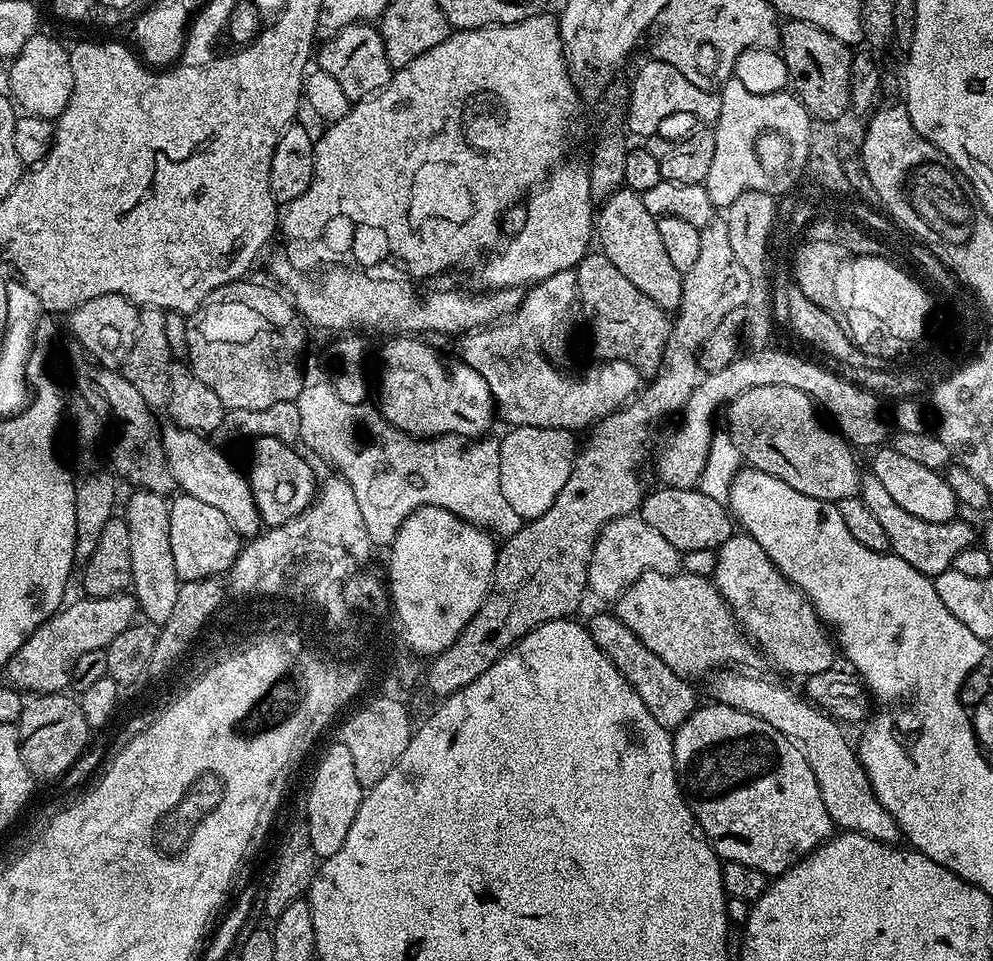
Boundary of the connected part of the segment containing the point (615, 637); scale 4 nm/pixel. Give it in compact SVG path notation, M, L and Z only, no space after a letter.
M611 611L600 612L586 620L586 627L598 650L602 650L606 658L610 658L622 678L626 678L628 685L636 691L638 698L646 702L646 710L654 714L654 722L658 722L658 726L669 730L678 729L696 711L698 701L695 690L688 685L691 683L685 677L674 674L674 670L670 670L670 666L666 666L666 662L662 662L662 658L658 658L654 650L646 647L638 634L634 634L634 630L630 630L630 626L623 624L615 614Z

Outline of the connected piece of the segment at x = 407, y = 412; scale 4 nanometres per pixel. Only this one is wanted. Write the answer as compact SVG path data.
M396 334L388 340L380 348L380 404L378 403L378 411L389 424L400 429L401 432L407 432L409 436L417 438L435 438L437 436L462 436L465 438L480 438L484 431L492 424L492 416L494 420L494 401L490 394L490 386L486 382L486 378L482 378L482 374L478 374L476 370L471 368L469 364L461 362L459 359L443 360L434 349L428 344L423 344L423 339L417 338L412 334Z

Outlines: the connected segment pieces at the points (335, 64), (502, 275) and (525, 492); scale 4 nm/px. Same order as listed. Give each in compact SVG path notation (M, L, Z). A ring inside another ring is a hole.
M368 22L346 26L334 38L323 41L318 48L318 60L319 56L319 71L334 77L342 86L346 98L353 102L379 94L392 80L394 69L386 58L380 29Z
M561 163L549 173L546 183L542 184L530 197L528 214L522 230L500 253L488 259L482 278L489 289L524 288L540 283L556 273L571 271L587 255L590 234L594 232L594 203L591 198L589 167L585 163Z
M522 426L521 428L513 427L508 430L504 436L504 441L499 441L498 447L500 450L500 493L502 498L506 498L506 502L510 502L510 507L513 508L514 514L518 514L521 521L527 522L537 520L542 514L546 514L546 510L550 510L550 506L554 502L554 498L558 498L558 494L562 490L562 486L566 486L566 478L570 478L570 470L574 466L578 455L578 443L571 431L567 428L539 428L538 426Z

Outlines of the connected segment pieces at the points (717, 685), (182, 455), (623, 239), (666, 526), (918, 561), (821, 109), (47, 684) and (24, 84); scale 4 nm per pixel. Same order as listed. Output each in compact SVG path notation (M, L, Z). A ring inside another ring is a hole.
M716 670L707 680L708 692L712 695L709 697L715 703L760 716L766 722L770 722L774 730L781 732L804 755L810 770L814 770L814 782L818 782L818 794L822 794L826 814L830 814L837 829L857 832L881 840L884 844L896 844L901 839L900 827L872 793L857 749L853 741L851 744L844 737L845 729L837 721L820 711L799 691L791 692L784 684L775 684L772 680L751 676L748 670Z
M168 426L163 429L164 456L168 463L168 472L173 476L177 489L185 496L193 496L214 510L222 510L226 518L234 526L234 530L242 538L257 537L262 532L260 511L252 497L252 488L248 484L247 475L240 472L199 432L191 432L185 428Z
M620 187L608 200L599 205L598 236L600 232L601 244L599 247L602 249L603 255L608 256L610 262L614 262L614 266L618 266L618 270L622 270L622 274L626 274L626 278L630 278L630 282L634 282L634 286L638 286L638 290L642 290L642 294L646 294L646 298L650 298L650 302L663 308L665 313L672 314L679 309L682 302L684 281L681 272L674 270L674 265L670 263L670 257L667 256L666 250L662 246L662 237L658 234L656 221L657 217L652 216L650 210L646 210L641 193L631 192L628 188Z
M659 487L645 495L638 514L646 526L654 526L654 530L658 530L658 534L662 534L662 538L666 538L666 542L670 542L670 546L674 546L677 552L683 554L690 550L716 550L734 534L734 520L729 509L723 503L720 505L714 497L699 492L699 487Z
M871 474L863 477L860 486L860 499L870 506L870 511L874 513L874 518L878 518L882 530L886 530L886 538L891 555L902 558L902 562L910 562L914 570L918 570L922 575L935 578L944 571L952 568L954 558L962 554L962 550L973 547L972 528L968 524L963 524L960 518L939 524L938 522L926 522L922 518L914 518L894 498L890 498L886 486L878 482L878 478Z
M788 20L780 29L778 51L786 62L791 87L809 116L817 121L836 122L840 120L839 116L849 115L850 74L854 55L849 45L810 22Z
M131 594L98 598L97 600L91 598L79 599L74 601L72 605L69 603L67 606L61 607L60 611L55 612L49 620L39 624L28 635L28 639L22 642L22 646L18 651L3 664L3 683L7 687L17 689L24 694L64 692L71 685L72 671L74 670L74 666L78 666L78 658L82 658L82 654L90 654L90 650L107 649L108 644L114 642L114 638L118 638L118 634L122 634L122 630L126 630L131 626L138 616L136 597Z
M37 34L30 38L30 42L26 42L26 46L22 46L20 53L11 61L8 68L10 96L27 115L59 118L66 110L72 93L68 54L69 49L63 48L54 37Z

